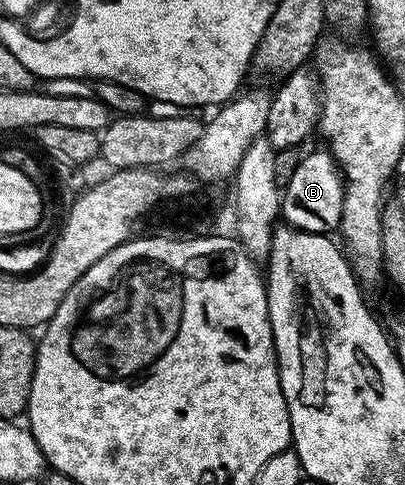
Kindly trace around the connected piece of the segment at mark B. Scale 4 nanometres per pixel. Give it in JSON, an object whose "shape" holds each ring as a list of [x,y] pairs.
{"shape":[[[318,147],[314,153],[306,152],[302,156],[291,179],[283,187],[280,216],[284,224],[293,229],[329,235],[340,226],[344,201],[343,178],[338,170],[337,162],[324,148]]]}

